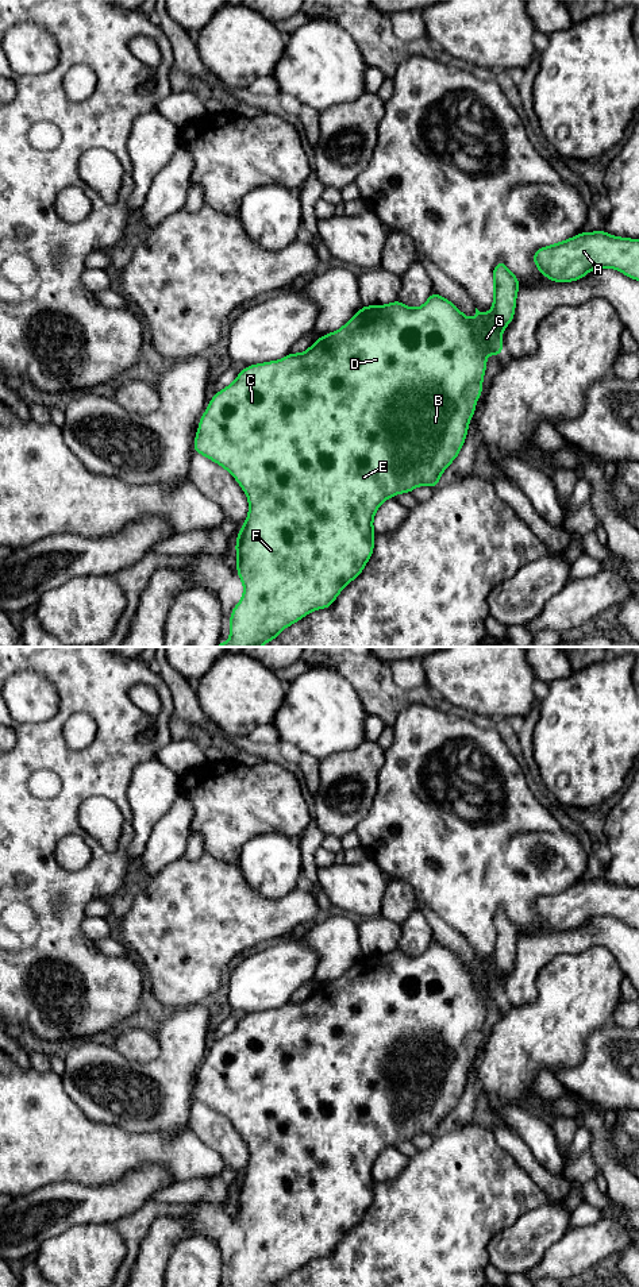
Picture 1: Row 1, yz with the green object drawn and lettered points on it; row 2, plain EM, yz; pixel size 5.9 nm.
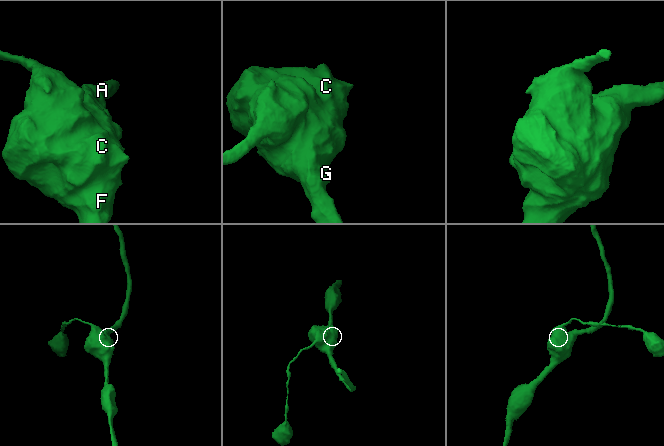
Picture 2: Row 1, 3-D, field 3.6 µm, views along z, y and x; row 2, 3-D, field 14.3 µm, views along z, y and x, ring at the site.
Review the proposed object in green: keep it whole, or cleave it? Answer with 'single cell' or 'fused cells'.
single cell

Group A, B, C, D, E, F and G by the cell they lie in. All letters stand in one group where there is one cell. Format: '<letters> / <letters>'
A B C D E F G

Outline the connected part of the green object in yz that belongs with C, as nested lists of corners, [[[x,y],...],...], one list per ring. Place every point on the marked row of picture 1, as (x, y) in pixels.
[[[503,261],[496,263],[492,273],[494,300],[492,309],[484,315],[476,308],[476,319],[470,320],[447,298],[431,292],[427,303],[419,308],[407,308],[400,300],[388,305],[372,305],[358,311],[342,328],[320,336],[307,351],[288,354],[280,361],[257,363],[240,370],[236,379],[212,397],[193,443],[193,451],[224,467],[240,485],[249,498],[249,516],[238,532],[235,551],[236,570],[243,582],[243,597],[234,606],[230,617],[230,640],[216,647],[262,647],[286,627],[316,609],[334,604],[338,594],[365,569],[374,550],[373,517],[378,506],[399,493],[411,493],[415,488],[439,485],[440,474],[458,456],[474,415],[476,404],[482,393],[482,379],[486,371],[486,357],[503,352],[501,336],[504,328],[513,320],[519,278],[512,274]]]

